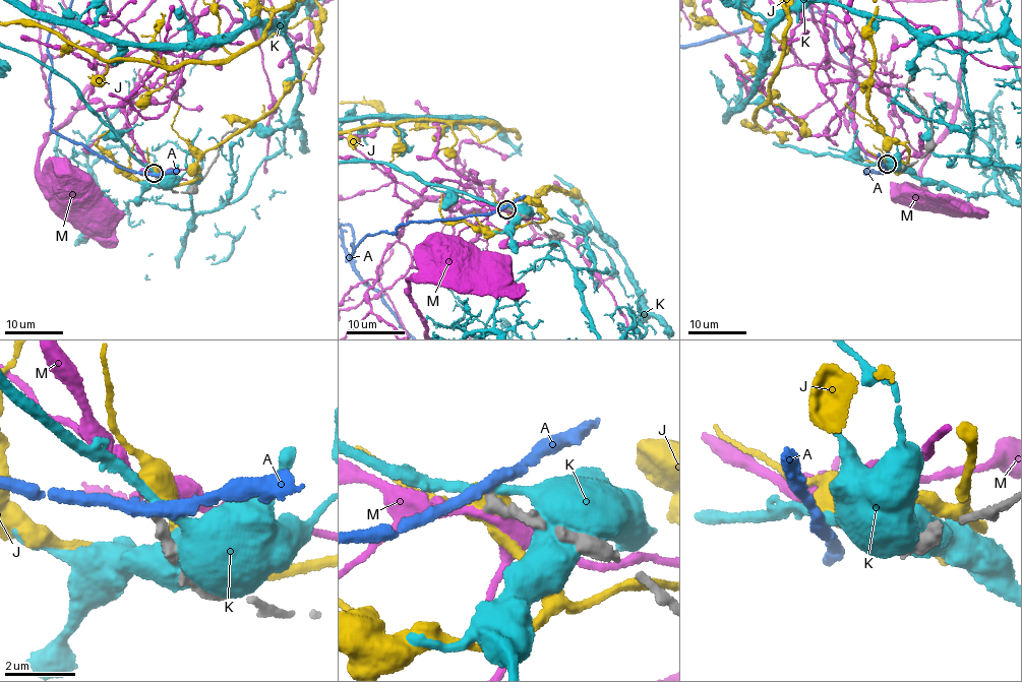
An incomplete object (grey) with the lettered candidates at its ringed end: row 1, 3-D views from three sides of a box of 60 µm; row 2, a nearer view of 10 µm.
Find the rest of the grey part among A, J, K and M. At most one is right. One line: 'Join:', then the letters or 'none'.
Join: none

